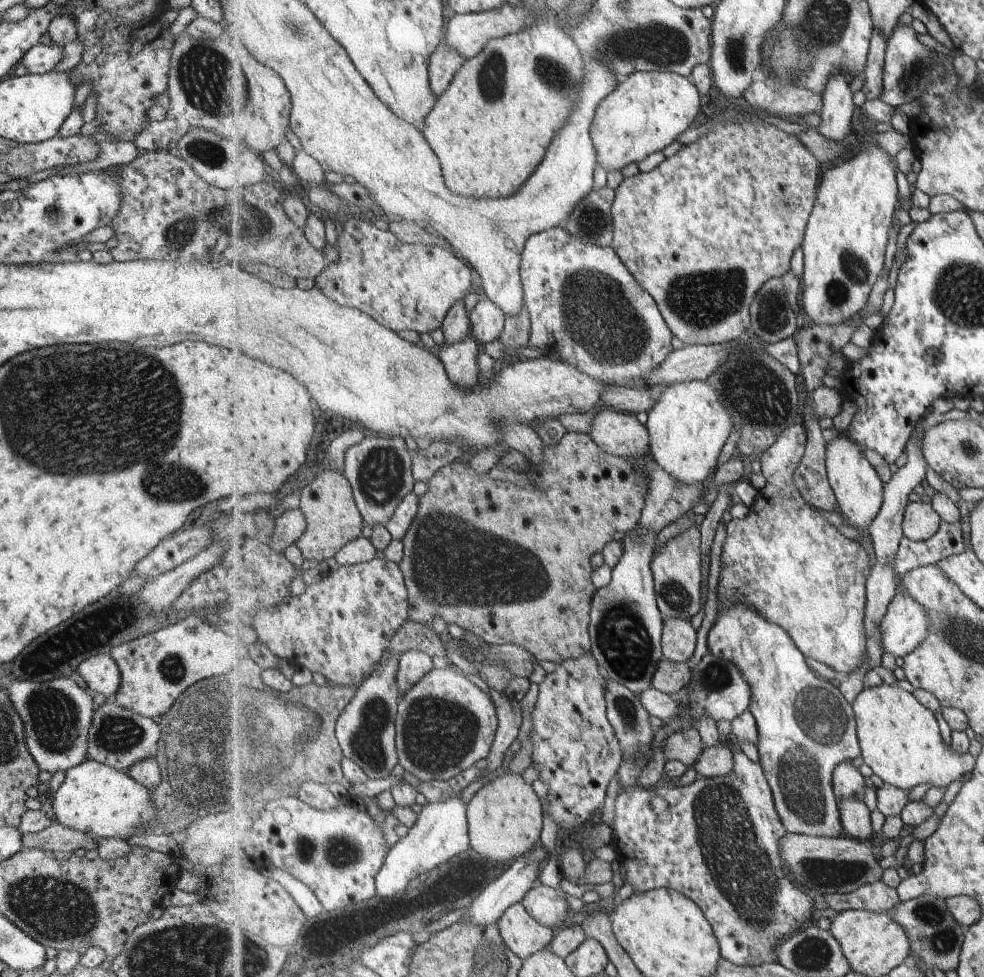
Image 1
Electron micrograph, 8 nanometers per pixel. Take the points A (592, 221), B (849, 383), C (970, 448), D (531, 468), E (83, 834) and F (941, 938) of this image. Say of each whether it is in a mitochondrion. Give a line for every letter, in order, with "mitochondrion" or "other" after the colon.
A: mitochondrion
B: other
C: mitochondrion
D: other
E: other
F: mitochondrion

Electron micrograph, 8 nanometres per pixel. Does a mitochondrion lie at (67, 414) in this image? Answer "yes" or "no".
yes

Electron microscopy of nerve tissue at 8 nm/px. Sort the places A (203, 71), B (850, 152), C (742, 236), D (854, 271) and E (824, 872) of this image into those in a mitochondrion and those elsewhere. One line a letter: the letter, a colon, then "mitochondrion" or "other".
A: mitochondrion
B: other
C: other
D: mitochondrion
E: mitochondrion

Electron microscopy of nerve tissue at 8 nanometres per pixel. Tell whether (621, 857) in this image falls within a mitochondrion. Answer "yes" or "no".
no

